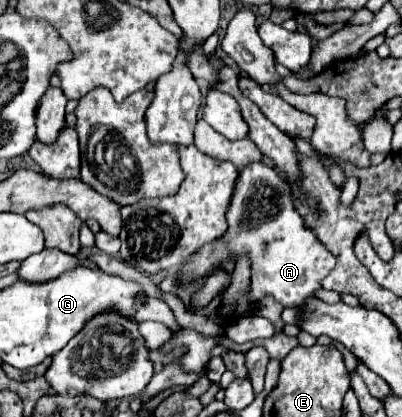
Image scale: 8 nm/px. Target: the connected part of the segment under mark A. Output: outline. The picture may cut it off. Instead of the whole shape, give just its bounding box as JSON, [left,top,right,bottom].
[176,162,336,306]

